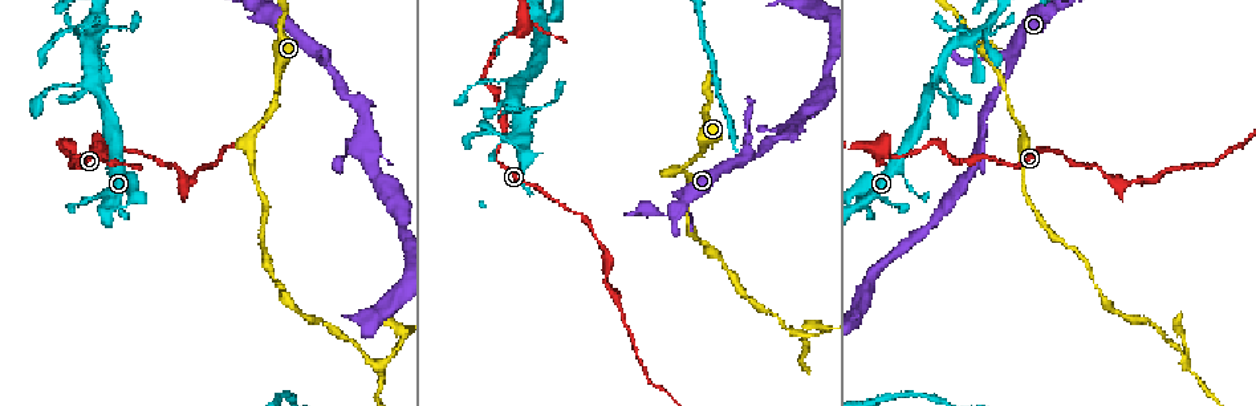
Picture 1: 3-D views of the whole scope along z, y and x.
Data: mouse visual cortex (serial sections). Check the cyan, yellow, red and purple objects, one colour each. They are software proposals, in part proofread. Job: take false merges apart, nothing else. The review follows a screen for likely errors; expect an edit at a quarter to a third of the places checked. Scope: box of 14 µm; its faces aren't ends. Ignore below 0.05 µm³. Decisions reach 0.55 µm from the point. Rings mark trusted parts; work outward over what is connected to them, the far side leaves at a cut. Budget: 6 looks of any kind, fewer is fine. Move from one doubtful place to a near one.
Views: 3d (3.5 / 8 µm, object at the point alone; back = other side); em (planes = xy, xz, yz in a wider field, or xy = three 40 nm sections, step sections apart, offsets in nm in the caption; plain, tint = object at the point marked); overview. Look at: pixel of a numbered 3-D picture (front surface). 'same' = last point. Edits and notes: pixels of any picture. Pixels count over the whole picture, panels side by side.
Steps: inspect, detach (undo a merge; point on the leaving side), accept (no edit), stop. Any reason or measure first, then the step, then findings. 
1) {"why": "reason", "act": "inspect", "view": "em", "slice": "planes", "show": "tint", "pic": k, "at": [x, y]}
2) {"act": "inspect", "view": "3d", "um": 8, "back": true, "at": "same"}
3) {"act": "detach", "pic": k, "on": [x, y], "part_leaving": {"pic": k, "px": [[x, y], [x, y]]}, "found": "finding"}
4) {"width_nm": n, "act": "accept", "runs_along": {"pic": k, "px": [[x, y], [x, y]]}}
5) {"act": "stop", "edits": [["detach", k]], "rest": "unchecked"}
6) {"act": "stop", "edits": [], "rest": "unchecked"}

{"why": "sharp bend", "act": "inspect", "view": "3d", "um": 3.5, "pic": 1, "at": [522, 80]}

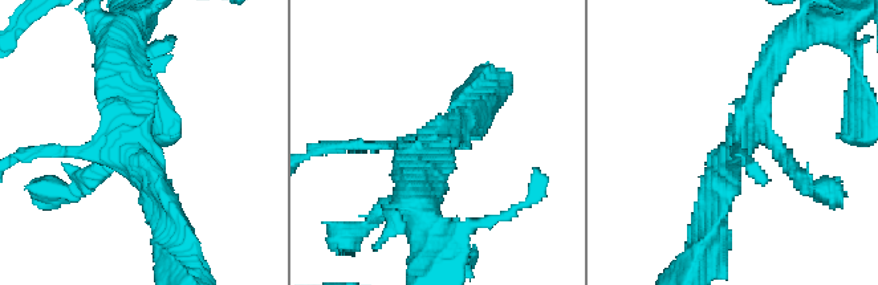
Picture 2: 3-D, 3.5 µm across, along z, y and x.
{"arms": 4, "arm_widths_nm": [150, 150, 300, 350], "why": "shape alone is not enough", "act": "inspect", "view": "em", "slice": "xy", "step": 2, "show": "tint", "pic": 2, "at": [136, 149]}

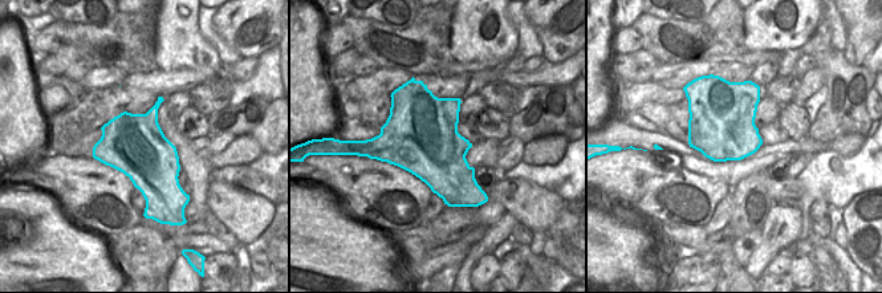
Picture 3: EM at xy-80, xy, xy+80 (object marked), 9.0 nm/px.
{"act": "accept", "found": "all the same cell"}

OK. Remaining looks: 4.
{"why": "sharp bend", "act": "inspect", "view": "3d", "um": 8, "back": true, "pic": 1, "at": [969, 40]}

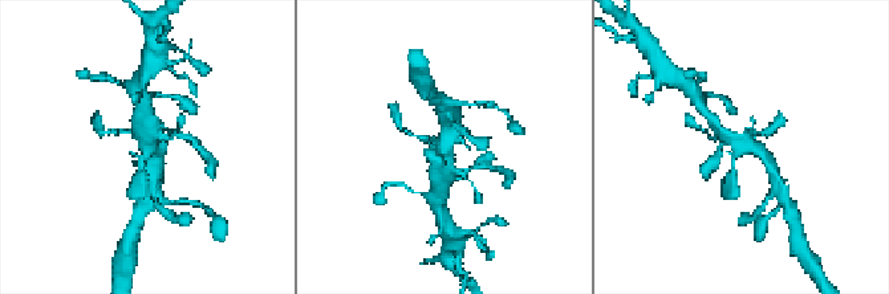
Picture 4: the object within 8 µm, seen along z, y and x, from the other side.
{"why": "zoom in", "act": "inspect", "view": "3d", "um": 3.5, "pic": 4, "at": [444, 145]}

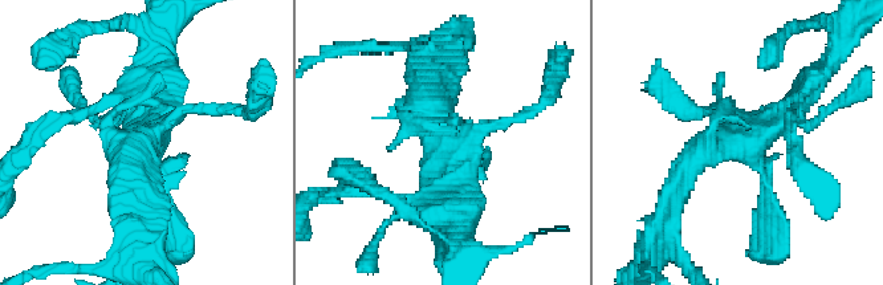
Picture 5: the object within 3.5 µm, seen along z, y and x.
{"act": "inspect", "view": "em", "slice": "xy", "step": 3, "show": "tint", "pic": 5, "at": [148, 144]}

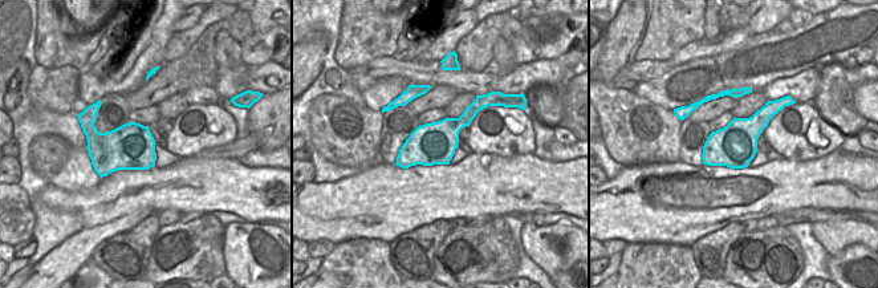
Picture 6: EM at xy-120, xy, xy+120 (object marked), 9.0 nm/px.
{"act": "accept", "runs_along": {"pic": 5, "px": [[679, 180], [809, 88]]}, "found": "one cell here"}

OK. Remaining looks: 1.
{"act": "stop", "edits": [], "rest": "unchecked"}

